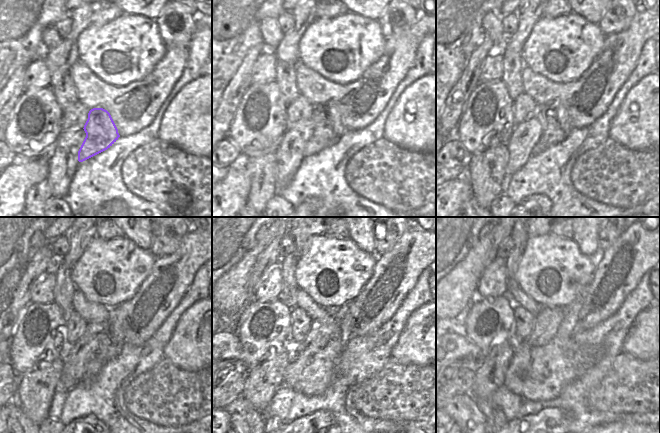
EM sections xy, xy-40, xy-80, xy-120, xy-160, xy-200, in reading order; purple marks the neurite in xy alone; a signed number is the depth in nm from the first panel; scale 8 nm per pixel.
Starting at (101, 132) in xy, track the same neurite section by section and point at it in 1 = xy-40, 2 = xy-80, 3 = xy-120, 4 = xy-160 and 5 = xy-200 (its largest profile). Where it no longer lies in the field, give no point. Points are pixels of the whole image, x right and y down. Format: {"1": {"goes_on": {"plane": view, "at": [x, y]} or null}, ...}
{"1": {"goes_on": {"plane": "xy-40", "at": [328, 128]}}, "2": {"goes_on": {"plane": "xy-80", "at": [555, 121]}}, "3": {"goes_on": {"plane": "xy-120", "at": [111, 343]}}, "4": {"goes_on": {"plane": "xy-160", "at": [342, 333]}}, "5": {"goes_on": {"plane": "xy-200", "at": [570, 324]}}}

